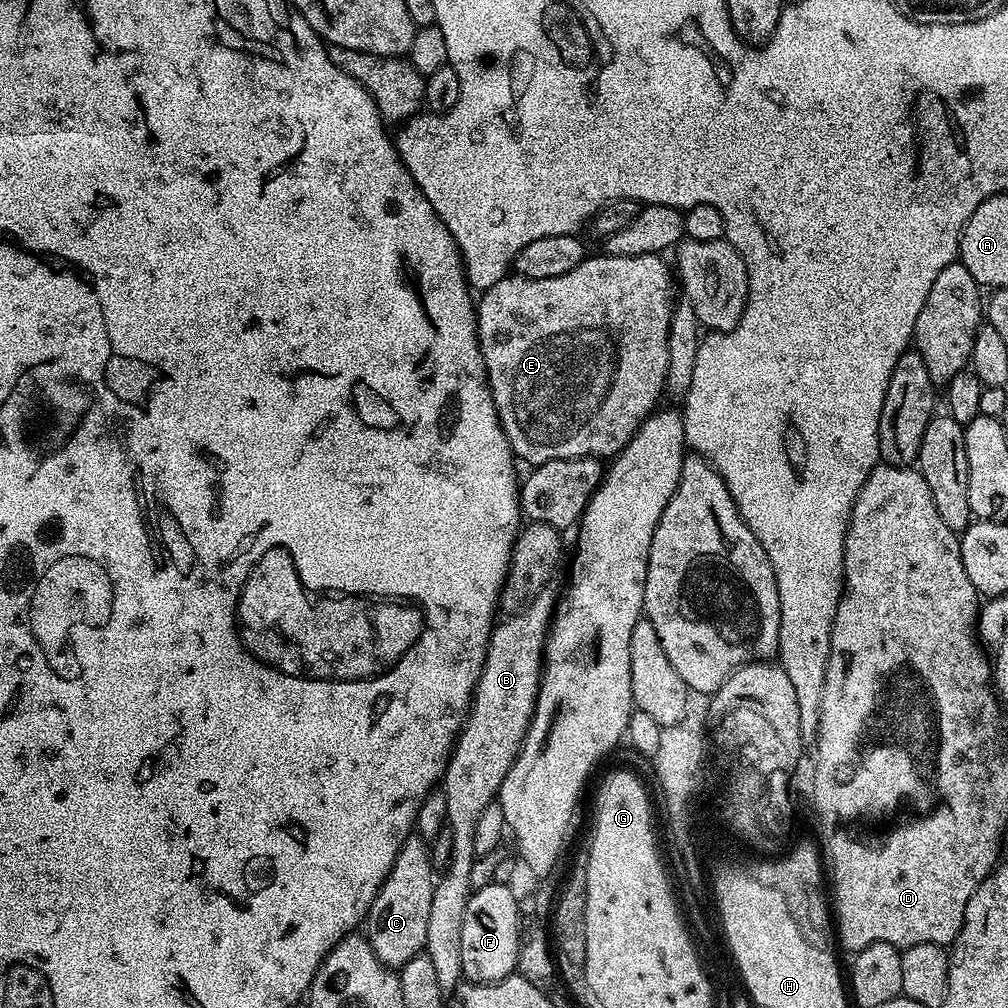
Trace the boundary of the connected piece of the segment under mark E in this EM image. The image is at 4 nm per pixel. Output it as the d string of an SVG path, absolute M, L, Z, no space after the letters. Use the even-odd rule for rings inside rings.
M650 253L634 257L609 256L607 254L601 254L601 256L589 255L578 266L574 266L574 270L566 270L566 274L558 274L558 278L538 278L537 280L531 280L525 276L517 276L515 274L503 276L501 280L494 282L494 286L490 286L479 297L478 303L475 305L476 333L480 339L480 349L482 350L482 358L486 366L488 388L494 398L494 406L500 419L500 425L504 428L508 444L512 447L512 455L517 461L525 460L528 466L535 466L537 464L545 464L551 460L557 460L558 458L566 458L569 460L570 458L578 458L579 456L595 456L597 458L605 458L604 456L608 456L607 458L615 457L631 442L633 434L640 429L641 424L643 424L653 412L657 411L659 404L656 403L660 400L660 391L662 393L665 391L668 378L668 351L666 350L666 342L668 341L670 318L672 317L674 307L674 295L672 296L672 284L674 288L674 280L673 277L672 280L668 277L668 268L664 265L663 259L665 259L663 255Z

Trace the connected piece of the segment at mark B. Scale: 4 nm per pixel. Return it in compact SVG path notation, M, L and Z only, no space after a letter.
M548 590L538 593L525 608L493 627L482 674L472 694L472 707L464 717L464 727L460 729L452 746L448 768L442 777L448 811L446 825L453 831L453 852L447 867L435 881L425 942L426 955L434 962L439 985L446 990L455 989L464 974L462 917L466 915L466 902L474 891L471 882L471 870L477 860L474 829L482 810L486 810L486 806L490 806L499 797L502 782L520 753L524 735L532 721L532 711L536 709L544 641L548 639L554 619L554 599L552 600L550 593Z

